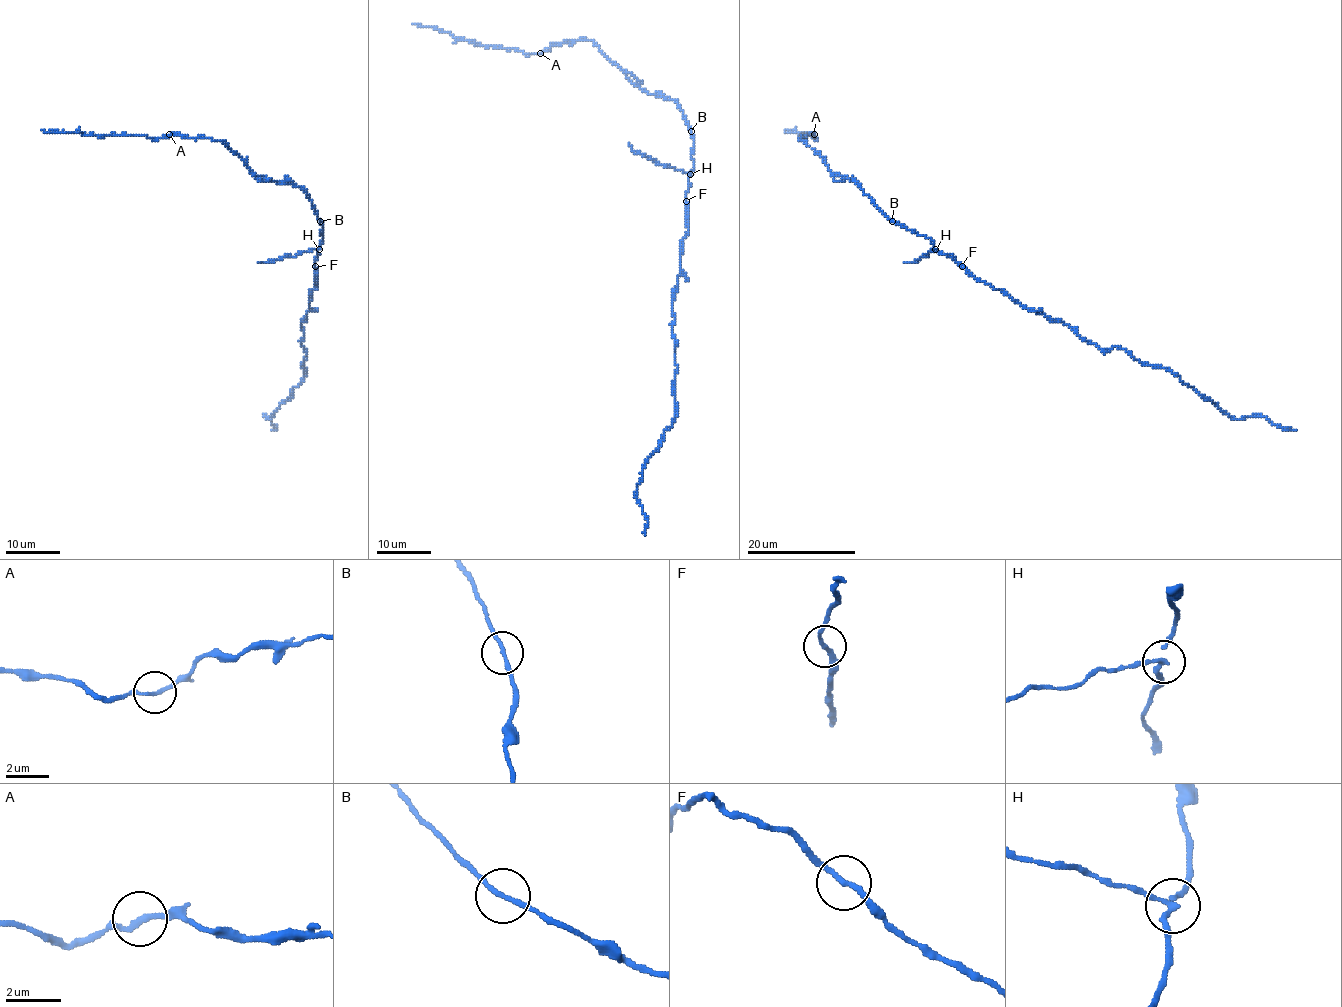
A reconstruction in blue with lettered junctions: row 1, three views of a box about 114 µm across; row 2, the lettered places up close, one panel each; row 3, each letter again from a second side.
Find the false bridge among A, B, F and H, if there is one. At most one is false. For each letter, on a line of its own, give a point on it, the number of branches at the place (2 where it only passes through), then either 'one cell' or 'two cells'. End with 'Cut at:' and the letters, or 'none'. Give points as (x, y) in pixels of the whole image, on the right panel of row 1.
A: at (814, 134); 2 branches meet; one cell
B: at (892, 221); 2 branches meet; one cell
F: at (962, 266); 2 branches meet; one cell
H: at (935, 249); 3 branches meet; two cells
Cut at: H

